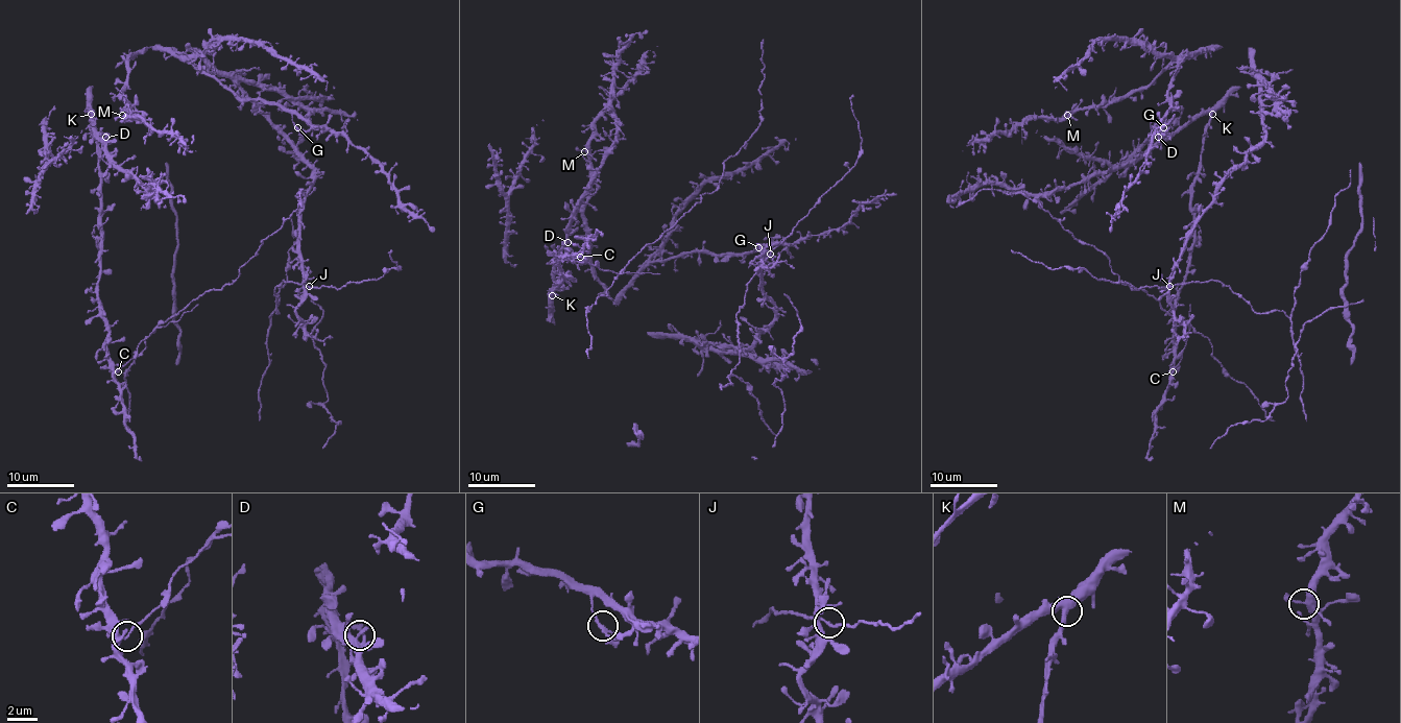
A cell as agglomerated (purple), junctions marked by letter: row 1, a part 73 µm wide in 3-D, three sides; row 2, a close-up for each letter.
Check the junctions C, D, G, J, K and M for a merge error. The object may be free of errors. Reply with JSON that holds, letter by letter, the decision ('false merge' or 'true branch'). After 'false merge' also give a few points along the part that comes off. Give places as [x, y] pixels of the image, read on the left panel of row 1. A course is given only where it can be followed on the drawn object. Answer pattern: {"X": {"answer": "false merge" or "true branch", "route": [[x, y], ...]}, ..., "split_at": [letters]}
{"C": {"answer": "false merge", "route": [[118, 371], [133, 357], [138, 344], [156, 328], [176, 321], [198, 305]]}, "D": {"answer": "true branch"}, "G": {"answer": "true branch"}, "J": {"answer": "true branch"}, "K": {"answer": "true branch"}, "M": {"answer": "true branch"}, "split_at": ["C"]}

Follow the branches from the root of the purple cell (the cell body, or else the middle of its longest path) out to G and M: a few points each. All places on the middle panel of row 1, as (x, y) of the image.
G: (598, 116), (589, 145), (584, 232), (593, 276), (612, 298), (654, 262), (693, 251), (748, 254), (758, 247)
M: (598, 116), (595, 138), (584, 151)

